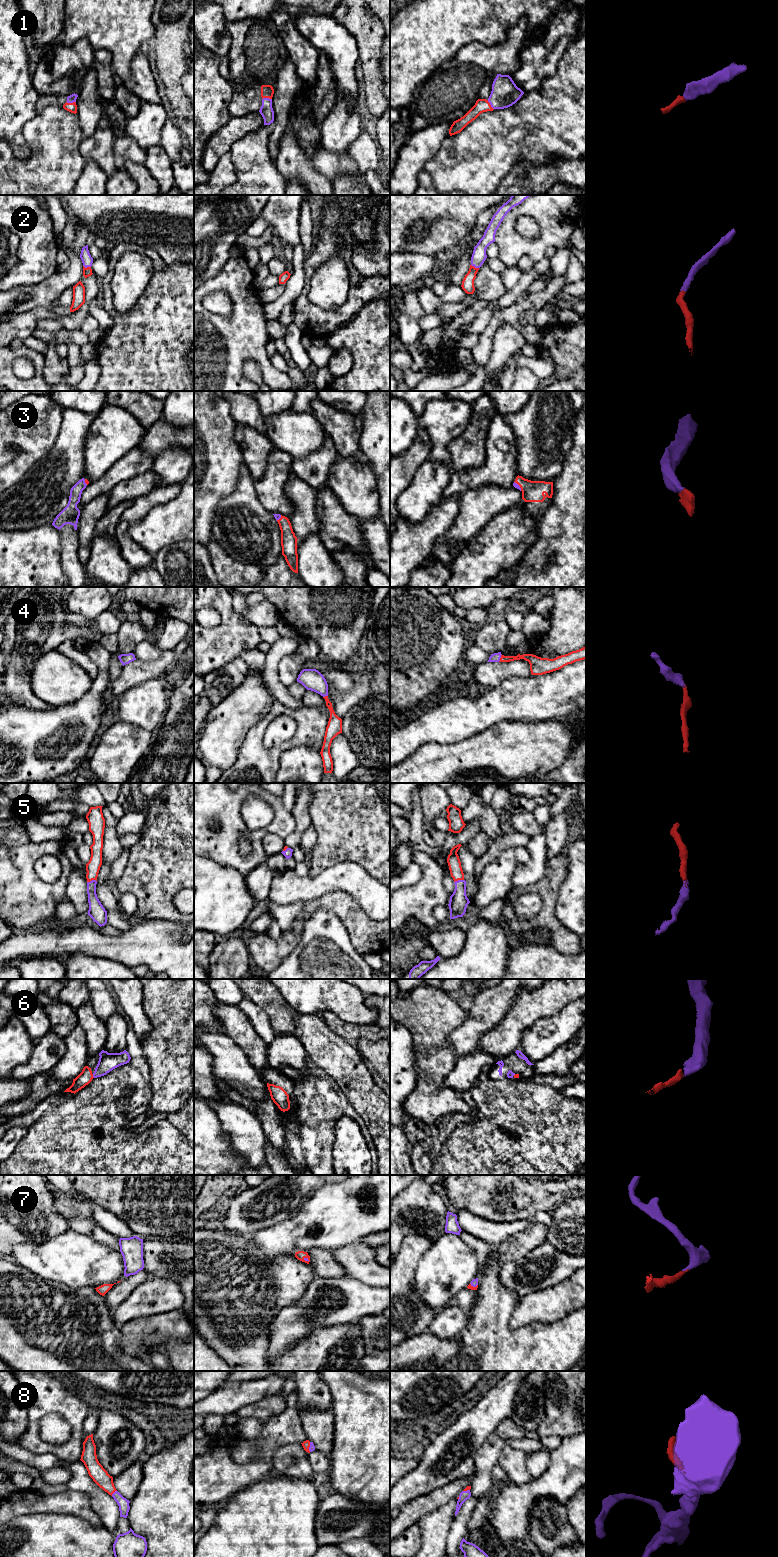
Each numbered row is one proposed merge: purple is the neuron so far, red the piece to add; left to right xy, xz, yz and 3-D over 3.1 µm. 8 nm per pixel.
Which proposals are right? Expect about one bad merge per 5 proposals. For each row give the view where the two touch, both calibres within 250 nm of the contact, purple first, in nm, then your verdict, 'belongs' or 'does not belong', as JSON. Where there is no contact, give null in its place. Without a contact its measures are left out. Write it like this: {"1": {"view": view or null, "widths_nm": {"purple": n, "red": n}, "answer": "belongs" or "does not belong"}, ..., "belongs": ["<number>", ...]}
{"1": {"view": "xz", "widths_nm": {"purple": 110, "red": 110}, "answer": "belongs"}, "2": {"view": "xy", "widths_nm": {"purple": 90, "red": 70}, "answer": "belongs"}, "3": {"view": "yz", "widths_nm": {"purple": 40, "red": 180}, "answer": "belongs"}, "4": {"view": "yz", "widths_nm": {"purple": 70, "red": 70}, "answer": "belongs"}, "5": {"view": "xy", "widths_nm": {"purple": 130, "red": 110}, "answer": "belongs"}, "6": {"view": "xy", "widths_nm": {"purple": 150, "red": 110}, "answer": "belongs"}, "7": {"view": "xz", "widths_nm": {"purple": 30, "red": 80}, "answer": "belongs"}, "8": {"view": "xy", "widths_nm": {"purple": 90, "red": 140}, "answer": "belongs"}, "belongs": ["1", "2", "3", "4", "5", "6", "7", "8"]}

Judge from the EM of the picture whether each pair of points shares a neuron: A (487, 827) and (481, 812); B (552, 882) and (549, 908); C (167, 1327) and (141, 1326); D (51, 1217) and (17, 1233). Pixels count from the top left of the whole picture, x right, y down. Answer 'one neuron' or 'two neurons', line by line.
A: one neuron
B: one neuron
C: one neuron
D: one neuron

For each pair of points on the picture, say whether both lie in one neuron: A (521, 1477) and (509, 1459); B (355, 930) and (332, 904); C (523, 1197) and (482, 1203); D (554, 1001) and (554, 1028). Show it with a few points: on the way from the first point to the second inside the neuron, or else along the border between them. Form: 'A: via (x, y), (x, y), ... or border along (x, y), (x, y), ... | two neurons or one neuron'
A: via (518, 1473), (513, 1463) | one neuron
B: via (354, 923), (339, 908) | one neuron
C: via (513, 1198), (508, 1201), (492, 1201) | one neuron
D: border along (573, 1001), (555, 1014), (541, 1017), (532, 1024) | two neurons

